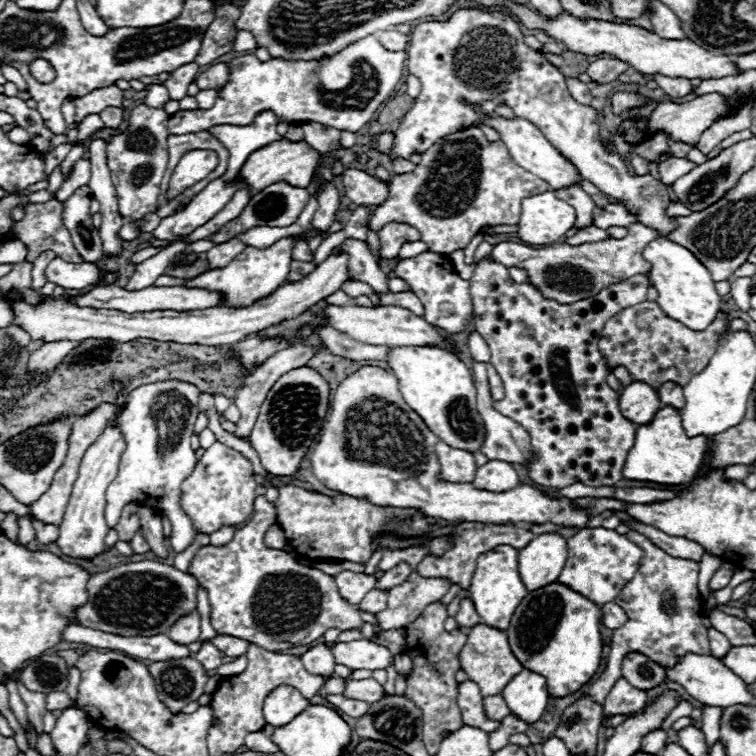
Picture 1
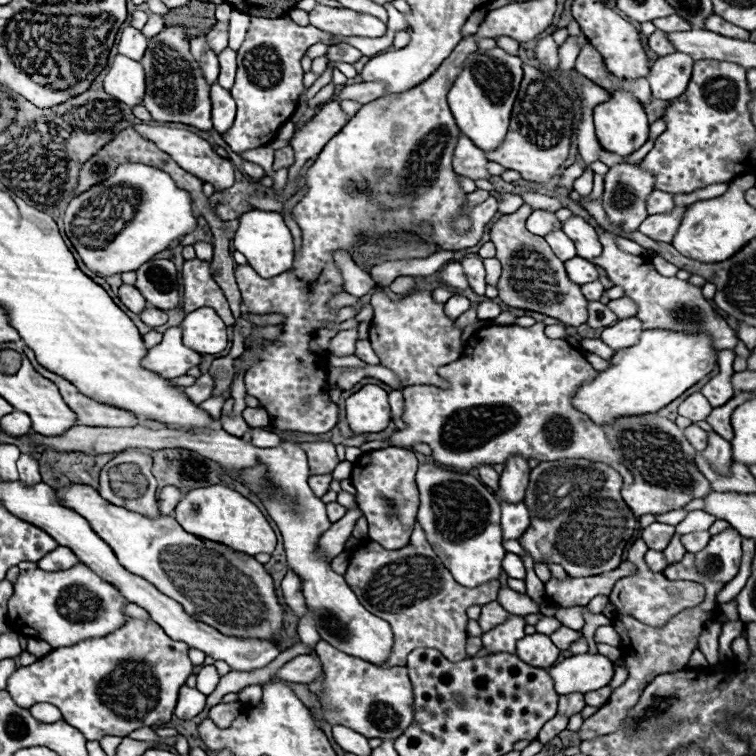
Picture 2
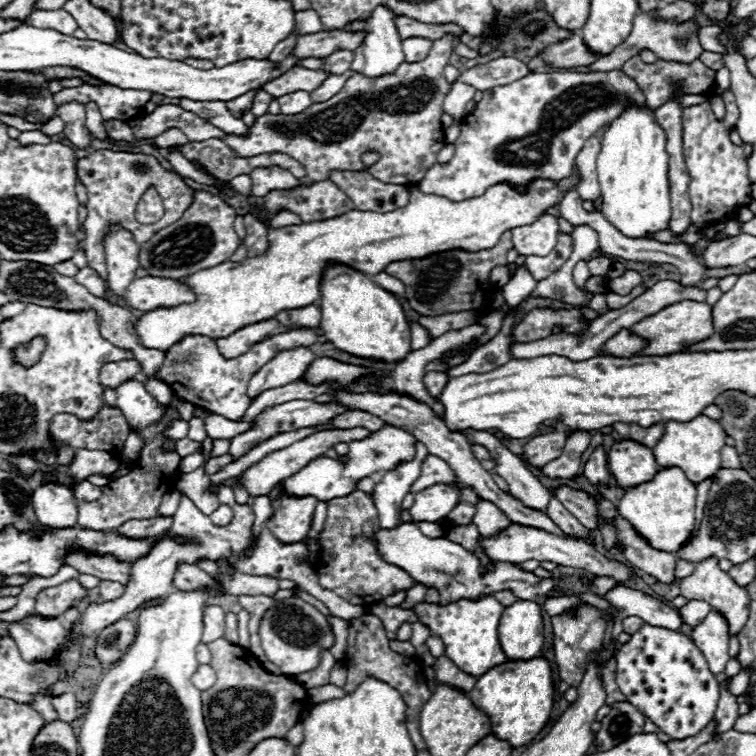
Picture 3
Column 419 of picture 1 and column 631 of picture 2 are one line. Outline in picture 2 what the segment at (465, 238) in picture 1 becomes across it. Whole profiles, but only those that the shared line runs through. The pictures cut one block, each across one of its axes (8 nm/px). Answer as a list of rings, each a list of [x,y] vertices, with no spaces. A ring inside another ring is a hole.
[[[616,164],[608,170],[608,174],[604,176],[604,210],[608,214],[610,222],[620,224],[624,230],[636,230],[640,226],[640,222],[648,216],[646,212],[646,198],[648,194],[654,190],[654,178],[652,174],[640,170],[638,164]]]

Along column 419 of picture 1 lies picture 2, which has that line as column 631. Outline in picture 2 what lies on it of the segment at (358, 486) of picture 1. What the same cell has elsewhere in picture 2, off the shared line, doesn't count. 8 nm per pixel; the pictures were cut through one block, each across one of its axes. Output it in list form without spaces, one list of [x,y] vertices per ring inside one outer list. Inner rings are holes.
[[[536,322],[534,326],[528,326],[528,328],[522,328],[522,326],[490,326],[490,328],[482,328],[482,330],[476,330],[474,336],[468,340],[466,344],[466,352],[460,360],[444,366],[438,370],[438,374],[442,378],[448,380],[450,388],[438,388],[438,386],[430,386],[430,384],[420,384],[420,386],[408,386],[404,388],[404,414],[402,414],[402,420],[406,424],[406,428],[400,428],[396,430],[390,438],[388,438],[388,444],[390,446],[414,446],[414,444],[430,444],[432,448],[432,458],[434,462],[440,462],[440,466],[452,466],[452,470],[464,470],[464,472],[470,472],[472,468],[476,468],[478,464],[506,464],[506,460],[510,456],[522,456],[526,460],[534,458],[538,462],[548,462],[548,460],[564,460],[564,458],[584,458],[584,460],[596,460],[596,462],[606,462],[608,466],[612,466],[614,470],[620,472],[620,476],[624,478],[624,486],[622,486],[622,498],[624,502],[630,506],[630,510],[636,514],[636,516],[644,516],[644,514],[664,514],[664,512],[670,512],[670,510],[678,510],[678,508],[684,508],[690,500],[694,498],[706,498],[712,488],[708,484],[708,480],[704,478],[704,474],[698,470],[696,466],[696,448],[688,442],[688,438],[684,436],[684,432],[668,418],[664,416],[658,416],[658,414],[640,414],[640,416],[620,416],[616,418],[612,424],[608,426],[598,426],[596,422],[592,422],[586,414],[580,414],[574,406],[572,406],[572,394],[576,394],[576,390],[584,384],[584,382],[592,382],[596,376],[598,376],[598,370],[594,370],[590,366],[590,362],[576,350],[572,348],[566,340],[562,338],[548,338],[544,334],[544,328],[546,324],[544,322]]]

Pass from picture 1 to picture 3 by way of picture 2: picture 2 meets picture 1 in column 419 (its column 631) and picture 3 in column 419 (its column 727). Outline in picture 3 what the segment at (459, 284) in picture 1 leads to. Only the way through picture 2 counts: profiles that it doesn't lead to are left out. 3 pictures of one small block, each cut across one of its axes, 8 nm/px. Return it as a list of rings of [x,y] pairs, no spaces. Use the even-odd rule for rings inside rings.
[[[416,320],[410,322],[410,330],[412,330],[412,350],[418,350],[418,348],[424,348],[430,344],[430,336],[428,336],[428,330],[424,326],[420,326]]]

